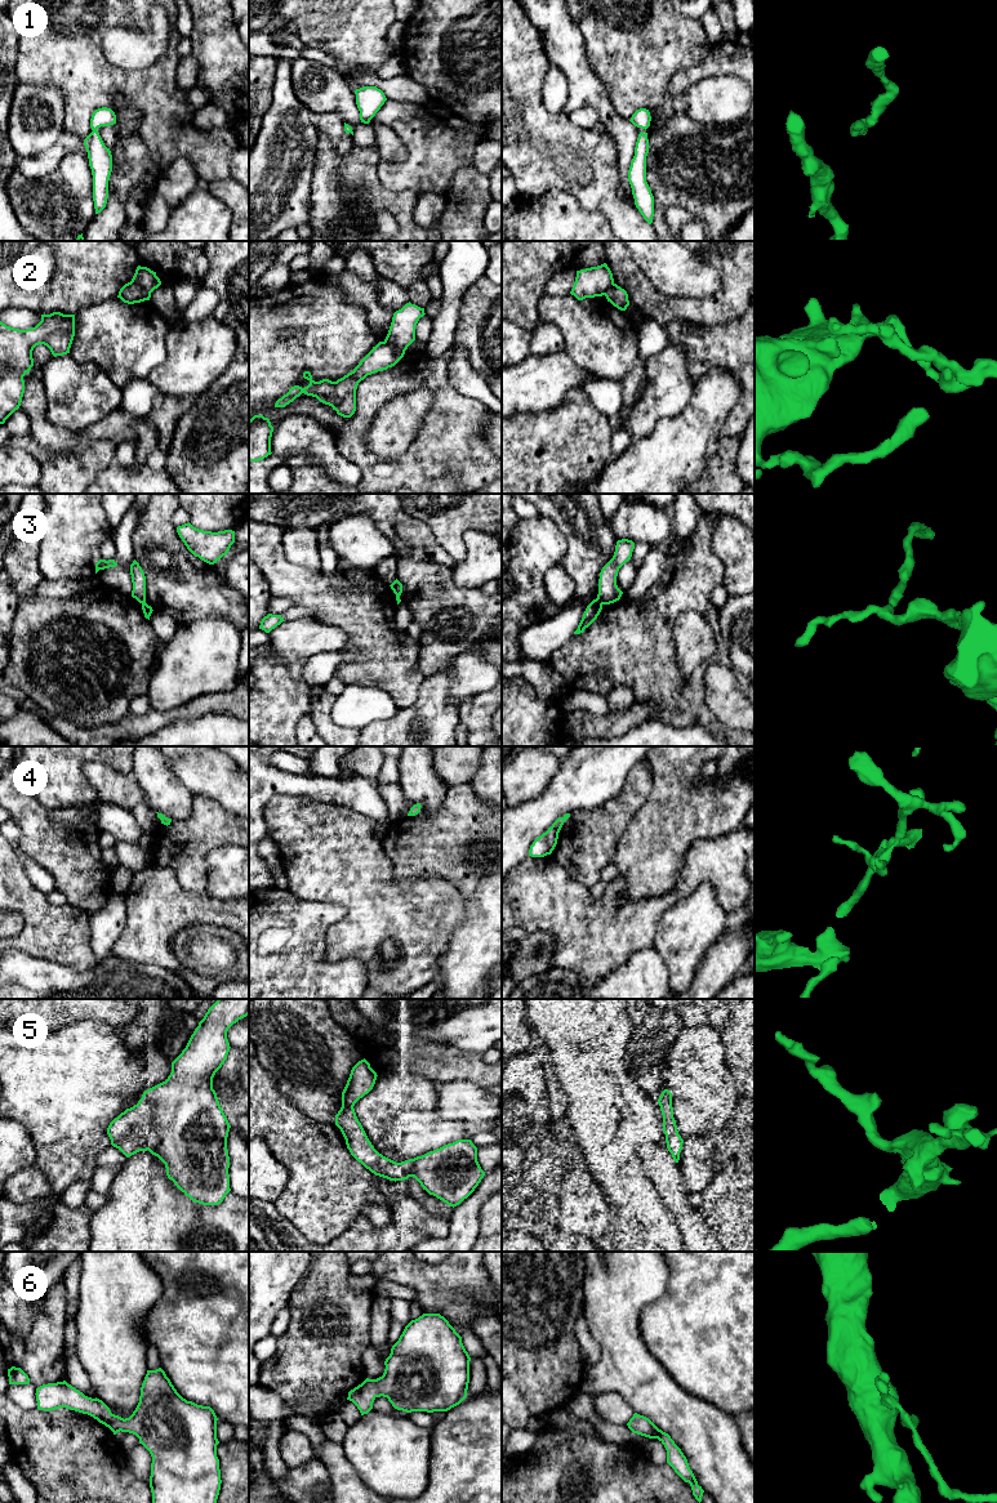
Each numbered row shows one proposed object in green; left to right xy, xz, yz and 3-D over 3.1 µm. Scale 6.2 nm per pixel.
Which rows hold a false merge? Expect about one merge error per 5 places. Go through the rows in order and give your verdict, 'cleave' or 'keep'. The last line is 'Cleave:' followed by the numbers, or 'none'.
1: keep
2: cleave
3: cleave
4: keep
5: keep
6: keep
Cleave: 2, 3

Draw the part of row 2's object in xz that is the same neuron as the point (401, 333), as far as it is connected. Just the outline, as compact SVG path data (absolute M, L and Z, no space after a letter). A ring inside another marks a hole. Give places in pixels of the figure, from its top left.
M410 302L405 304L393 313L384 342L406 351L415 340L415 326L424 315L424 308L411 304Z

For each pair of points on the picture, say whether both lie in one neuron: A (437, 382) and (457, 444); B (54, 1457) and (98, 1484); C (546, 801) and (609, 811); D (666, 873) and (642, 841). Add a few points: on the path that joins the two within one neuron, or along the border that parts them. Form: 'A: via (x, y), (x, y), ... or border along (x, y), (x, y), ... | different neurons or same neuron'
A: via (446, 397), (454, 418), (454, 428) | same neuron
B: via (65, 1457), (71, 1457), (88, 1473) | same neuron
C: border along (619, 794), (591, 808), (577, 808), (570, 814) | different neurons
D: via (658, 865), (650, 857), (650, 848) | same neuron

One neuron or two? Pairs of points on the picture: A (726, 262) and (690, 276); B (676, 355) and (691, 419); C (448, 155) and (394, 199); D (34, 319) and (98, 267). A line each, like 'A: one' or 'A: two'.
A: two
B: two
C: two
D: two

